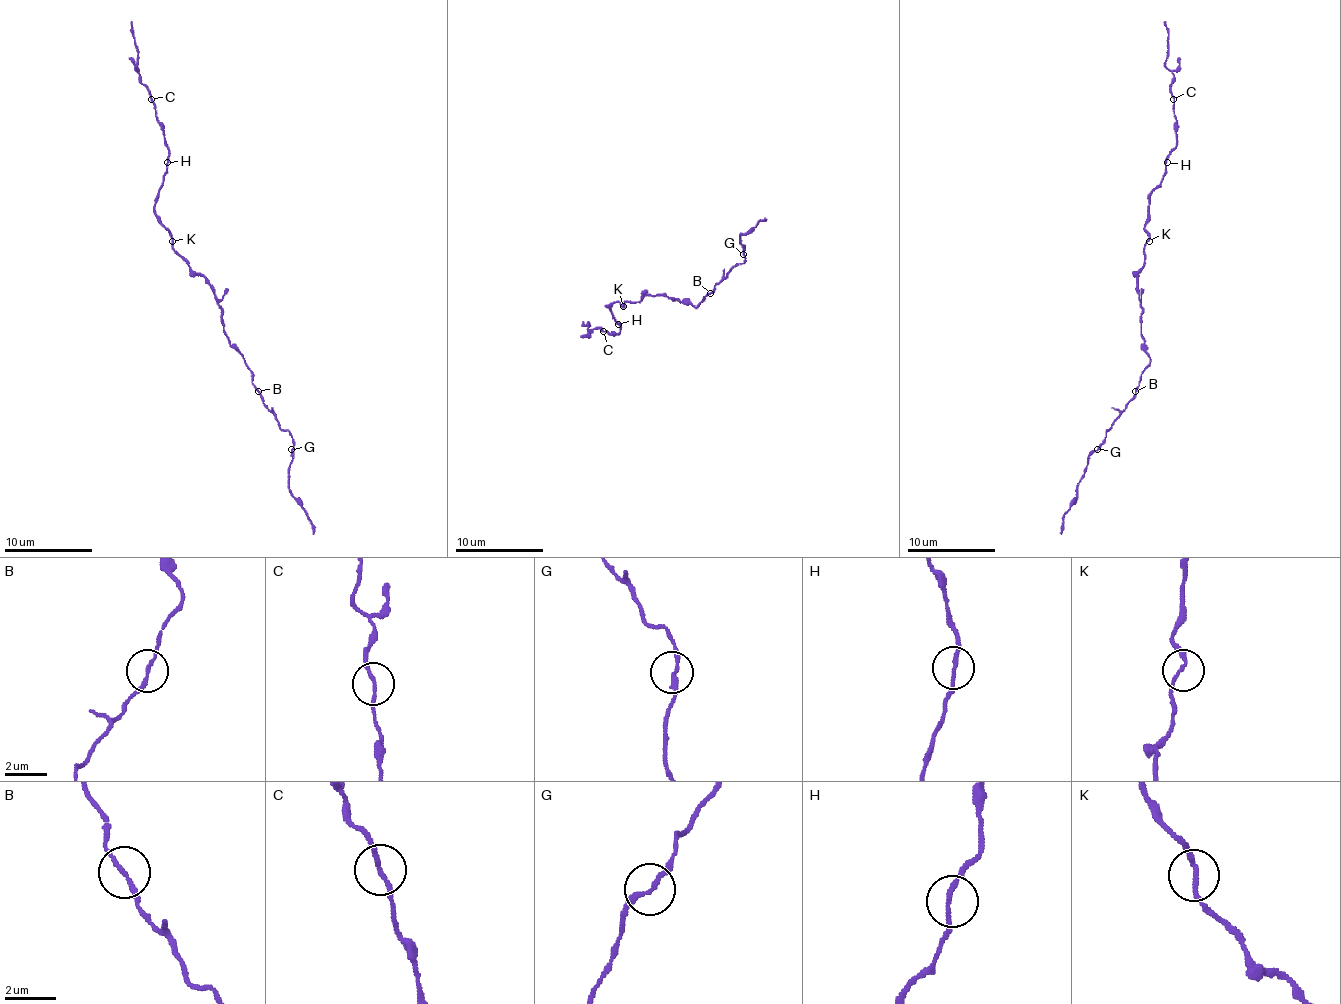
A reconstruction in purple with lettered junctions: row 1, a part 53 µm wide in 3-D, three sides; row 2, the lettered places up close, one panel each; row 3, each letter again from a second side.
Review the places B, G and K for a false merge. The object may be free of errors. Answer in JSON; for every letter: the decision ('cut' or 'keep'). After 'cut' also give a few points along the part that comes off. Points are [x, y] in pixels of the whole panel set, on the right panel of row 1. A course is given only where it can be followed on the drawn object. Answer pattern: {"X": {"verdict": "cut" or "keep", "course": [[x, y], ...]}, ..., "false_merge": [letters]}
{"B": {"verdict": "keep"}, "G": {"verdict": "keep"}, "K": {"verdict": "keep"}, "false_merge": []}

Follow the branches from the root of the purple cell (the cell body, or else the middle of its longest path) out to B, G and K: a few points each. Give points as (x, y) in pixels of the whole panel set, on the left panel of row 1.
B: (210, 285), (221, 309), (224, 333), (243, 358), (259, 390)
G: (210, 285), (221, 309), (224, 333), (243, 358), (265, 406), (281, 428), (289, 432), (292, 450)
K: (210, 285), (189, 265), (171, 241)

